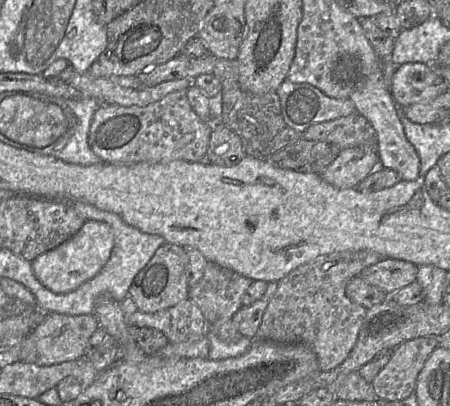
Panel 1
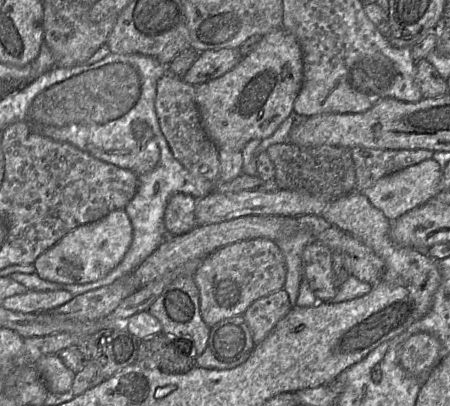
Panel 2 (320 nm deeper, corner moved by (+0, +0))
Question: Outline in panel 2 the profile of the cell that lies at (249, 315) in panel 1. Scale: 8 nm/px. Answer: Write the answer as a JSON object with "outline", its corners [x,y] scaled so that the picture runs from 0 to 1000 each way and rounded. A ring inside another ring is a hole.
{"outline":[[[540,776],[502,783],[467,808],[462,855],[496,892],[522,892],[556,874],[564,852]]]}

